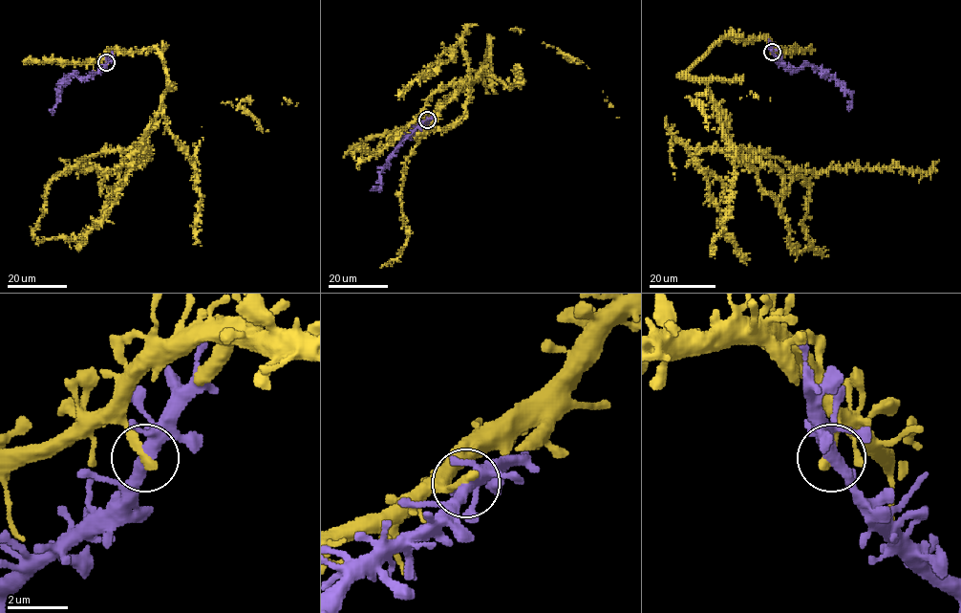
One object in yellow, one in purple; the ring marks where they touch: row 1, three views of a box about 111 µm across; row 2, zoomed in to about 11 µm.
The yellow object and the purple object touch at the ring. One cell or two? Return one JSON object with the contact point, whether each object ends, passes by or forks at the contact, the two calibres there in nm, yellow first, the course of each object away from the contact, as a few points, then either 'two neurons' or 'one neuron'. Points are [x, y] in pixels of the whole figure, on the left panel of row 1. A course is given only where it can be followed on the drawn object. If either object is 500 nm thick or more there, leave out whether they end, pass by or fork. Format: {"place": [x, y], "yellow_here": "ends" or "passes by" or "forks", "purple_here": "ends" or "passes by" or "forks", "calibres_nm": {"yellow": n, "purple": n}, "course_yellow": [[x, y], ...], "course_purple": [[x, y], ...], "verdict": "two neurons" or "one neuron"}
{"place": [106, 62], "yellow_here": "ends", "purple_here": "forks", "calibres_nm": {"yellow": 320, "purple": 340}, "course_yellow": [[106, 62], [112, 52], [155, 48], [160, 55], [168, 88], [148, 157], [112, 186], [96, 168], [59, 159]], "course_purple": [[106, 62], [84, 78], [74, 75], [59, 85], [52, 115]], "verdict": "one neuron"}

